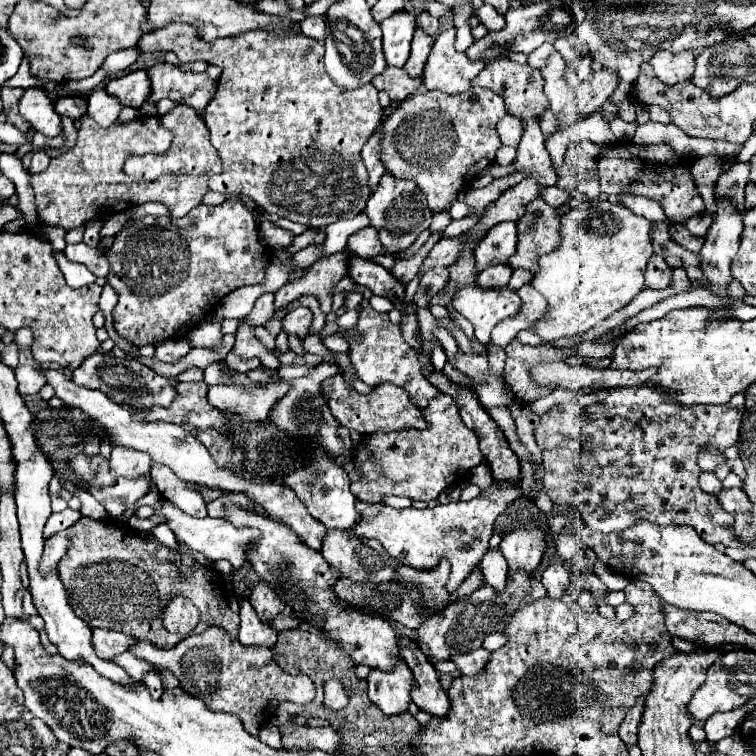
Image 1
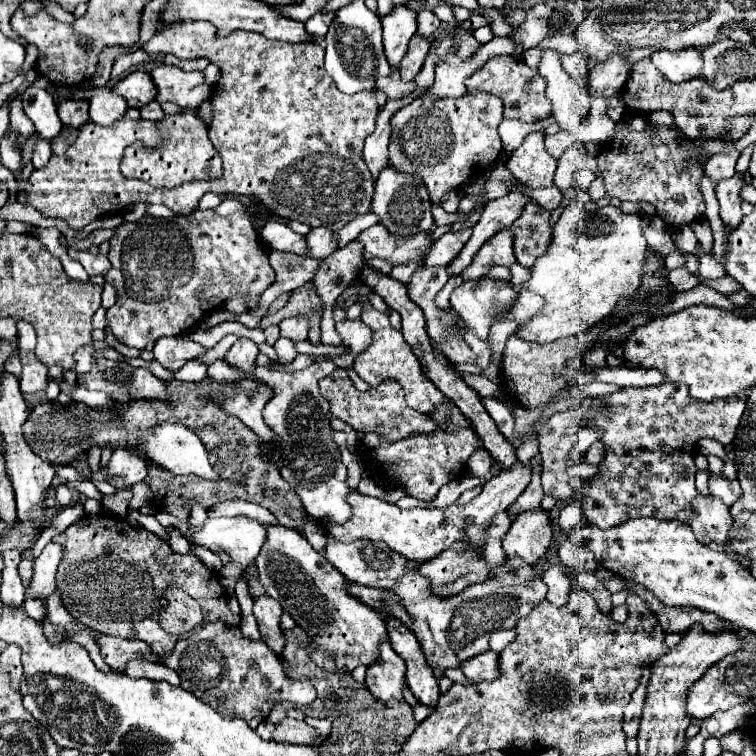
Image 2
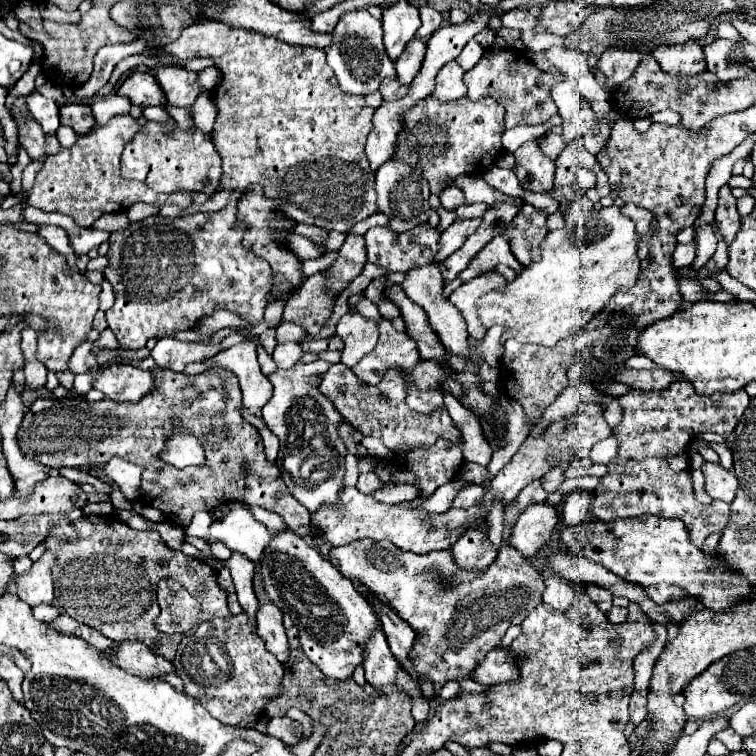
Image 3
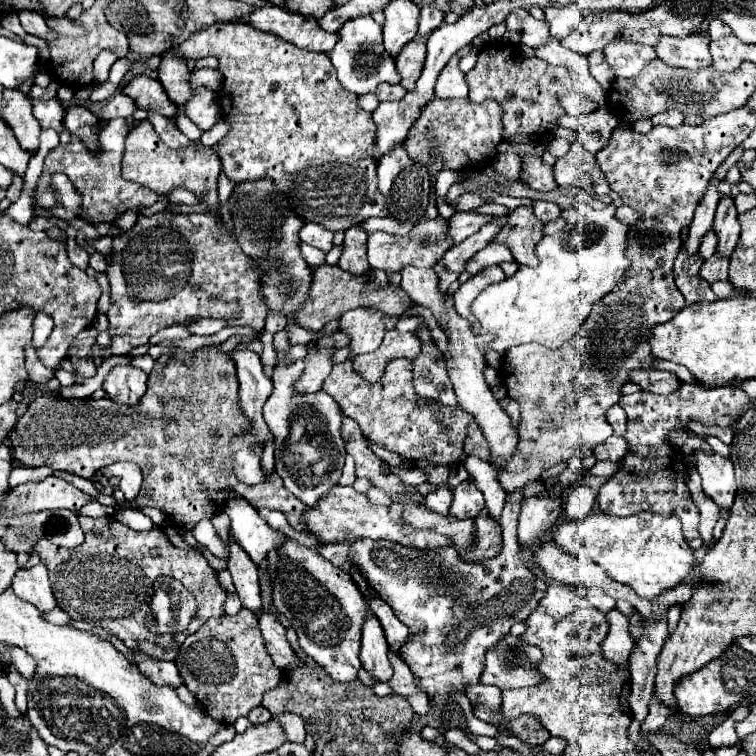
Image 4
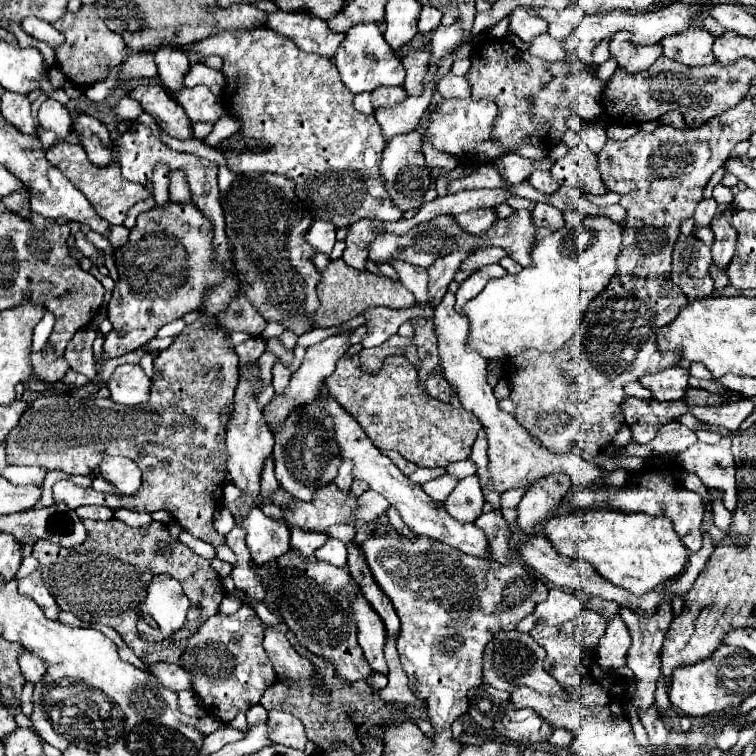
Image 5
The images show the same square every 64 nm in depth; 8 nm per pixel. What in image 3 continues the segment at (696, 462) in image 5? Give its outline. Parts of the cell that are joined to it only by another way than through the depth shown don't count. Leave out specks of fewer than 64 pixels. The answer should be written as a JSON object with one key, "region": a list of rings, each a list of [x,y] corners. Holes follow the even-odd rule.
{"region":[[[706,462],[702,466],[702,472],[704,472],[704,480],[706,480],[706,492],[714,500],[724,500],[730,504],[738,490],[738,480],[736,480],[734,472],[728,472],[720,464],[710,464],[710,462]]]}

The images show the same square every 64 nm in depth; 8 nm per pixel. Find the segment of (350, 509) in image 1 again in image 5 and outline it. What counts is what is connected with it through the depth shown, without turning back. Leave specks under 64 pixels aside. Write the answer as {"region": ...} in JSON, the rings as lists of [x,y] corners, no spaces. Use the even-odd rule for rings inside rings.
{"region":[[[276,362],[274,368],[272,368],[272,386],[274,386],[276,396],[284,394],[290,378],[292,378],[292,372],[290,372],[282,362]],[[318,396],[310,404],[304,404],[288,414],[280,426],[274,428],[274,462],[276,462],[276,480],[284,490],[288,490],[294,498],[310,502],[318,488],[324,488],[334,482],[338,476],[338,468],[344,462],[340,458],[338,442],[334,438],[334,422],[332,416],[324,408],[326,396]]]}

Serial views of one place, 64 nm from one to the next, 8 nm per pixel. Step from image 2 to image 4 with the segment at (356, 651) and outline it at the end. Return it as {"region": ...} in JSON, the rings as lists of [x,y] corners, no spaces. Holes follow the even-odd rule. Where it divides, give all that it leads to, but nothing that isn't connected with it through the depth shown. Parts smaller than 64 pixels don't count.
{"region":[[[286,538],[278,548],[268,552],[264,570],[272,582],[272,602],[276,610],[290,620],[302,650],[314,658],[330,678],[338,682],[356,680],[362,666],[358,656],[362,626],[370,610],[350,574],[292,538]]]}

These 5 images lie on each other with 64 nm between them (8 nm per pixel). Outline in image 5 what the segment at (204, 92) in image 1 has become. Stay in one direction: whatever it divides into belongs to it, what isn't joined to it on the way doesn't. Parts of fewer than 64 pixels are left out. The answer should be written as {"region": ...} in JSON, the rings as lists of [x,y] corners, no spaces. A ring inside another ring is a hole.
{"region":[[[160,48],[160,52],[154,54],[154,60],[158,66],[158,76],[162,86],[170,94],[180,92],[184,88],[184,76],[190,68],[186,52],[180,48]]]}

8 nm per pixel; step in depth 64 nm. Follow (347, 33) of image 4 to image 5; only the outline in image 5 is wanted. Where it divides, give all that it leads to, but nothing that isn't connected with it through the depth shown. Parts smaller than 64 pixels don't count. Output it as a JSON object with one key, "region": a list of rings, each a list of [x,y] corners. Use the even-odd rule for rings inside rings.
{"region":[[[364,22],[356,24],[350,30],[344,32],[344,40],[338,46],[334,54],[334,64],[340,72],[340,80],[352,94],[360,92],[372,92],[378,86],[400,86],[404,82],[404,68],[396,54],[388,48],[388,44],[382,38],[382,32],[378,24],[374,22]]]}

